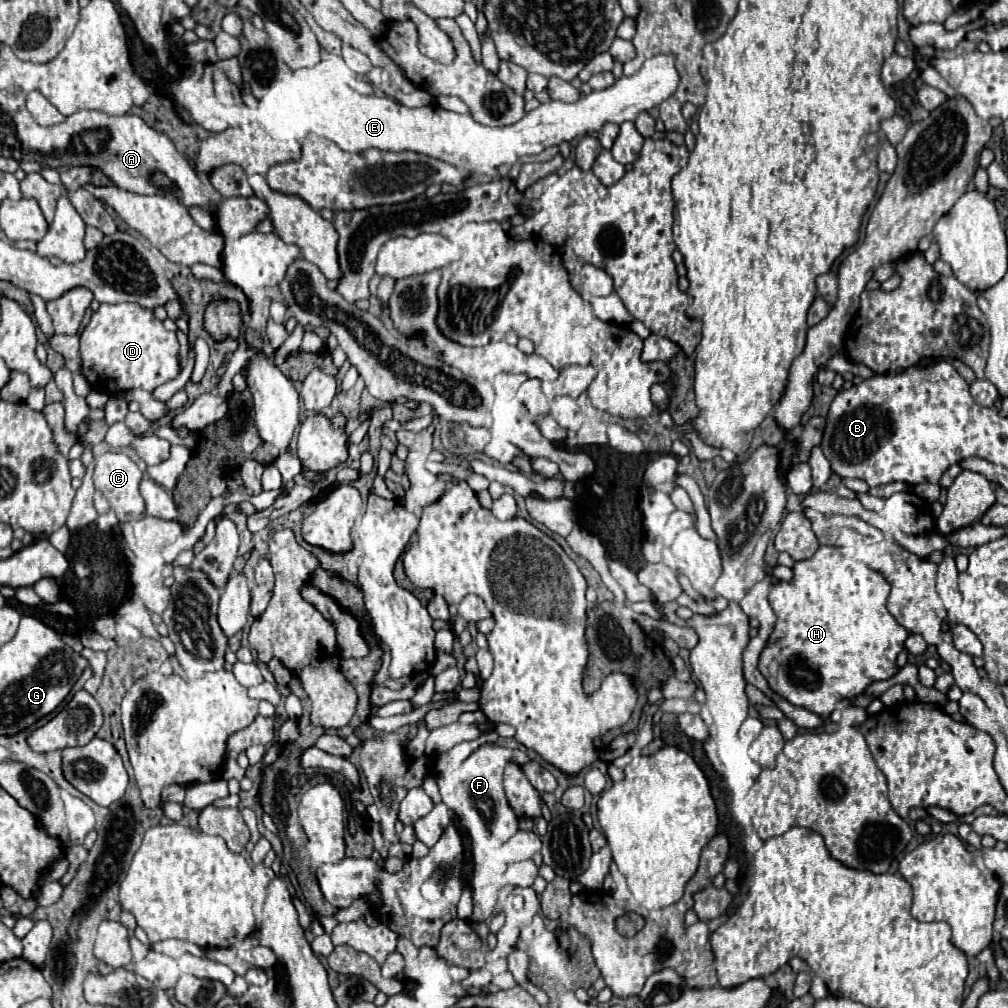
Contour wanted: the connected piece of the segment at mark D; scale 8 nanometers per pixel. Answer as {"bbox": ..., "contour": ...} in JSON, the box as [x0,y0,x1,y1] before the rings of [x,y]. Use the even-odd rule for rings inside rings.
{"bbox":[80,302,180,394],"contour":[[[130,302],[102,304],[98,312],[92,314],[90,324],[82,332],[80,352],[80,372],[86,376],[94,390],[106,394],[132,388],[152,392],[156,386],[180,374],[176,334],[168,332],[150,310]]]}

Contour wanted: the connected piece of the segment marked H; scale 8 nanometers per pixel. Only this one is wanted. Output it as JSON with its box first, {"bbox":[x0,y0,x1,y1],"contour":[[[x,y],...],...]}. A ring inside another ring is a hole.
{"bbox":[760,546,910,718],"contour":[[[820,546],[818,552],[794,564],[794,580],[778,582],[770,588],[770,606],[774,608],[778,622],[764,648],[760,660],[768,664],[768,684],[782,698],[794,706],[806,708],[822,718],[828,718],[838,702],[864,694],[876,680],[888,680],[898,674],[896,658],[910,636],[886,610],[886,598],[890,584],[880,572],[874,572],[862,562],[838,564],[836,556],[830,556],[830,546]]]}

